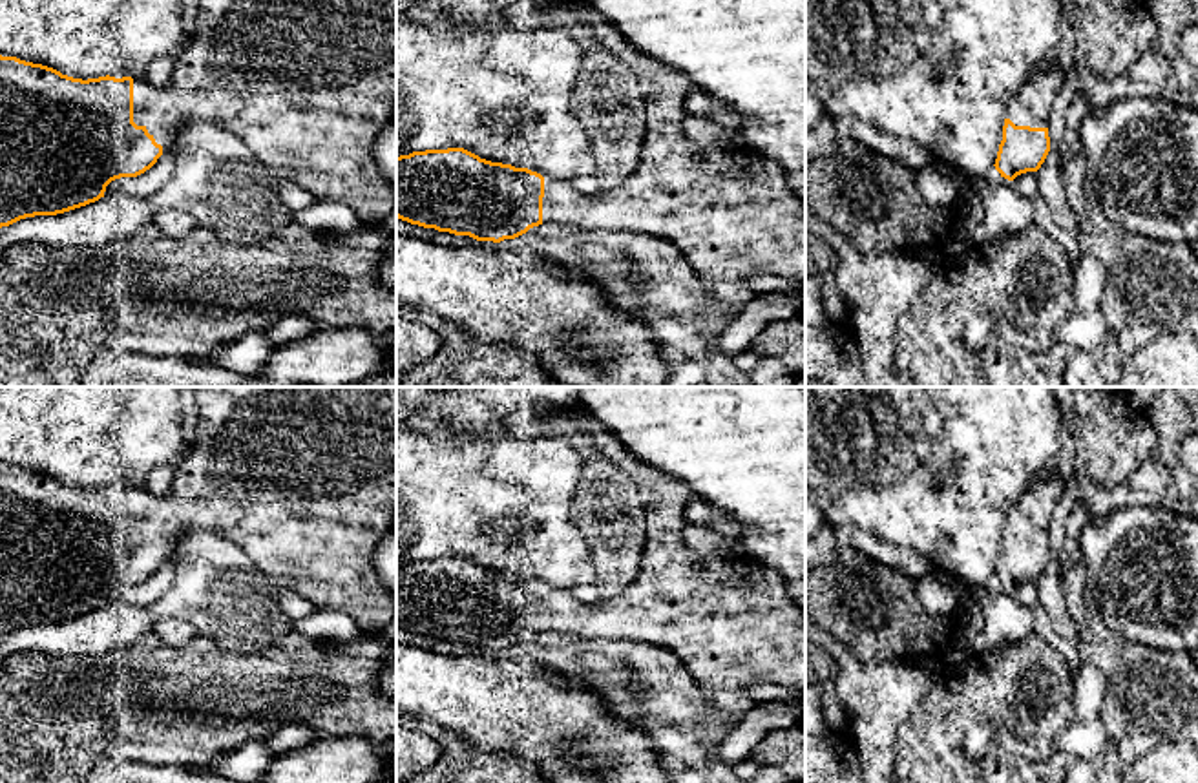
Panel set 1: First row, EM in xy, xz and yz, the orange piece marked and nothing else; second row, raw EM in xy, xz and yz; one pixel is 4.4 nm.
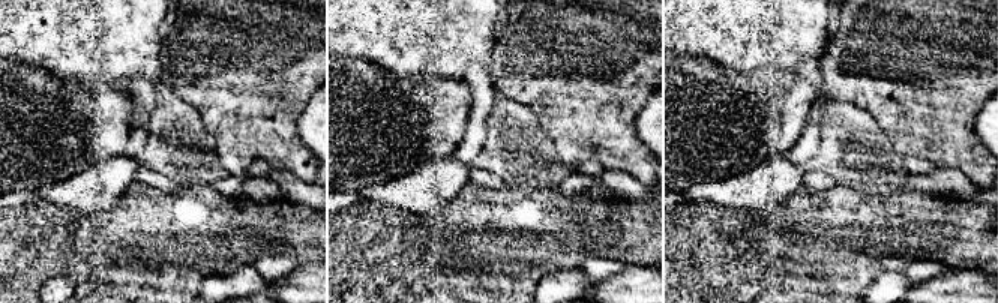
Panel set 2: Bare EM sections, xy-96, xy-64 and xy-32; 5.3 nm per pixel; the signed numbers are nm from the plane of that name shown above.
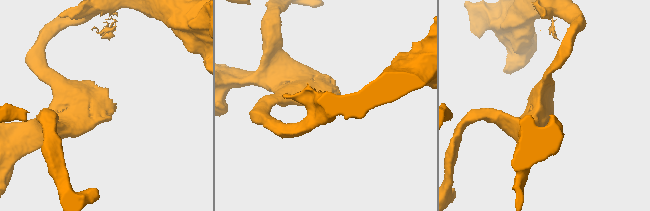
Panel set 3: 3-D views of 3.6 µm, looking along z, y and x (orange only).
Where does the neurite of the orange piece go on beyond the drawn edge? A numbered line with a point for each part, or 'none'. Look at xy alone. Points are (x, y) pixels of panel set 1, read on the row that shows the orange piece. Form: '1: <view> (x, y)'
1: xy (307, 84)

